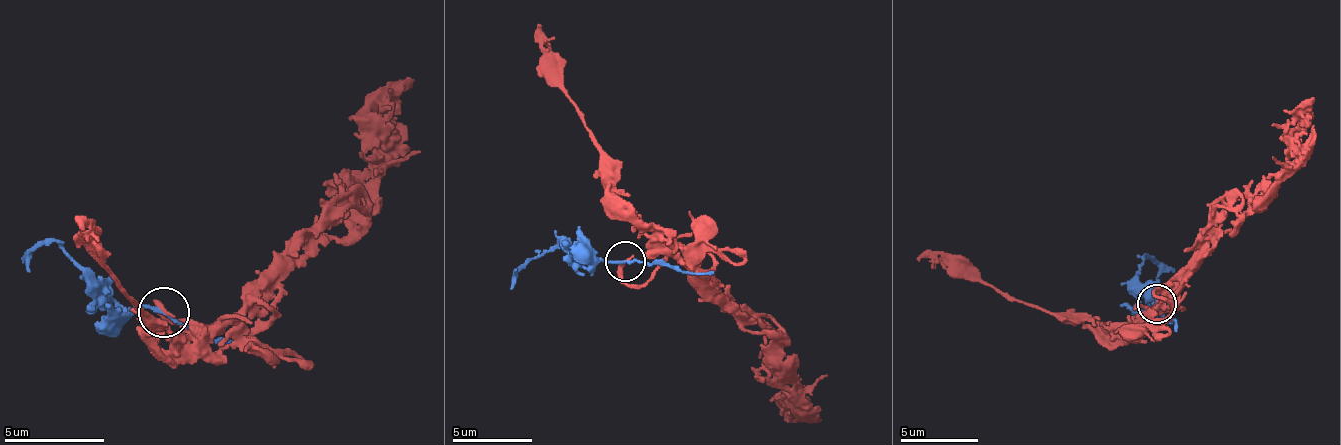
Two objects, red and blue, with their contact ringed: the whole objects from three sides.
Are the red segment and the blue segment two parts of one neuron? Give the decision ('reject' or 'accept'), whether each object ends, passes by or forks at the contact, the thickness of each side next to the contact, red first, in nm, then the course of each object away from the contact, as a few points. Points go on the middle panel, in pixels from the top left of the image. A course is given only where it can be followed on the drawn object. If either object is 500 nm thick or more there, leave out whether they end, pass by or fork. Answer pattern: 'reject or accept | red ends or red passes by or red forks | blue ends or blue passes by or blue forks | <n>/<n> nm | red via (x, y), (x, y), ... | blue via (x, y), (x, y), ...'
accept | red ends | blue passes by | 260/170 nm | red via (626, 262), (621, 278), (642, 286), (678, 258), (763, 329), (763, 361), (787, 394), (798, 395), (820, 421) | blue via (626, 262), (589, 266), (564, 247), (538, 253), (511, 288)

